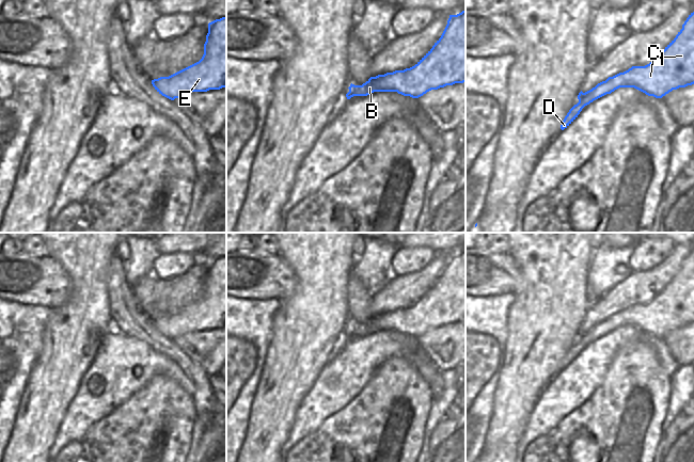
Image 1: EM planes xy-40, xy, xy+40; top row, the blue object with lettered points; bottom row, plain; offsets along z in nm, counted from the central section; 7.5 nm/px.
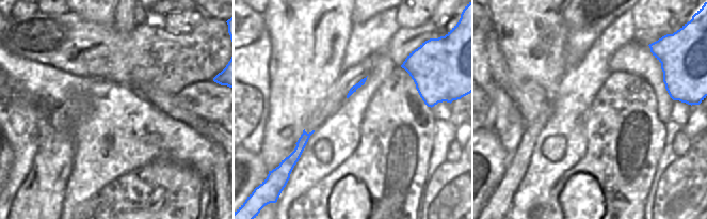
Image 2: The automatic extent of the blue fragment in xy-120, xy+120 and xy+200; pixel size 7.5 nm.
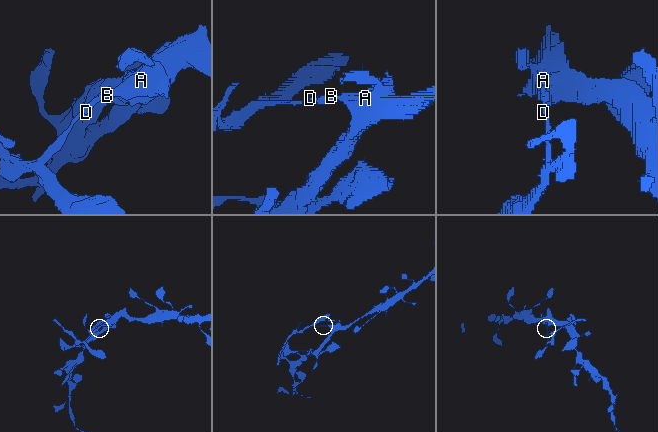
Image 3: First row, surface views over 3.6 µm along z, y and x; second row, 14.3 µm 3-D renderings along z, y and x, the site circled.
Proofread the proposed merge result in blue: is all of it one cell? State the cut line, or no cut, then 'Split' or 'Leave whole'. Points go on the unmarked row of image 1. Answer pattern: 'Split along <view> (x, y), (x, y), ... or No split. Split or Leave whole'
Split along xy+40 (606, 319), (583, 341), (583, 345). Split

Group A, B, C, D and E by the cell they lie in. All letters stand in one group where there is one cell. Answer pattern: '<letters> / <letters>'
A B C E / D

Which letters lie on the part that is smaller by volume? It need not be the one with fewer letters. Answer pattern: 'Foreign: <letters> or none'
Foreign: D

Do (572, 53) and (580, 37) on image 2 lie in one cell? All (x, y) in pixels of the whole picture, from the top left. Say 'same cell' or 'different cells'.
same cell

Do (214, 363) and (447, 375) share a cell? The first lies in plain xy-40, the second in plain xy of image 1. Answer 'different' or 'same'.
different

